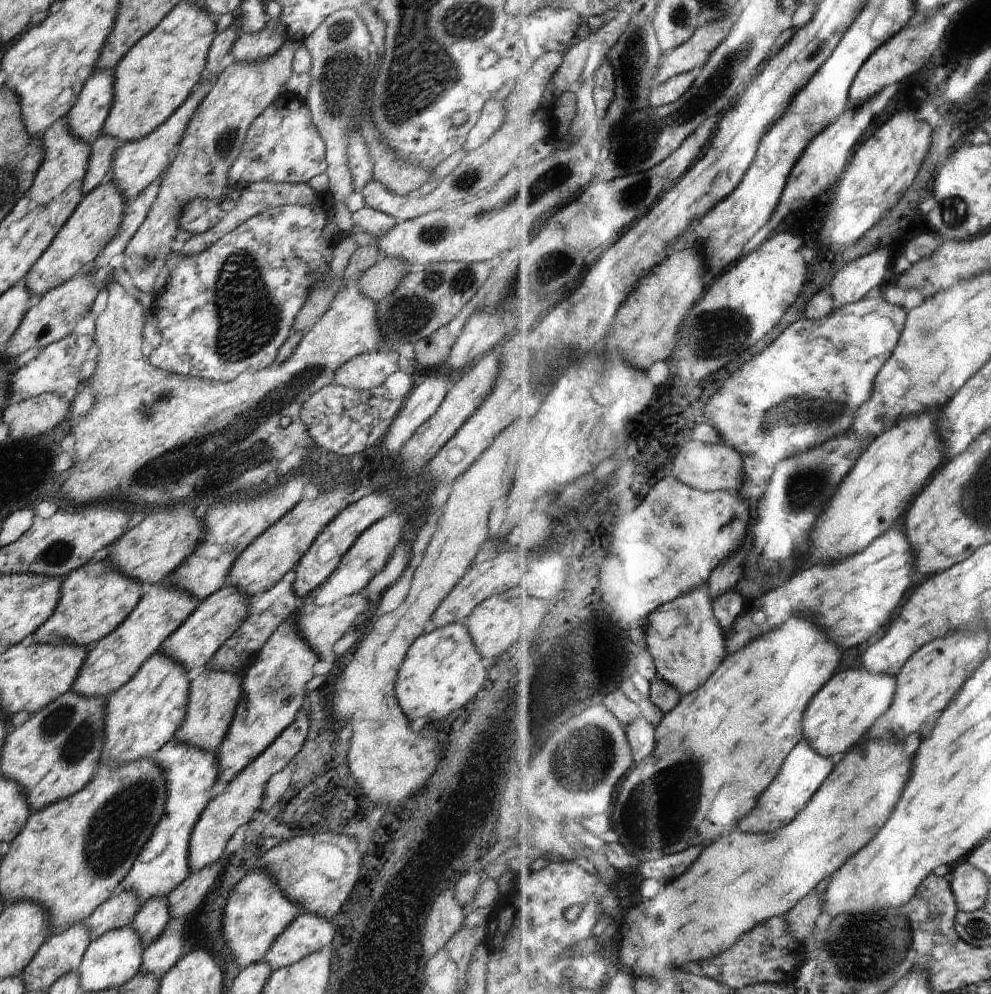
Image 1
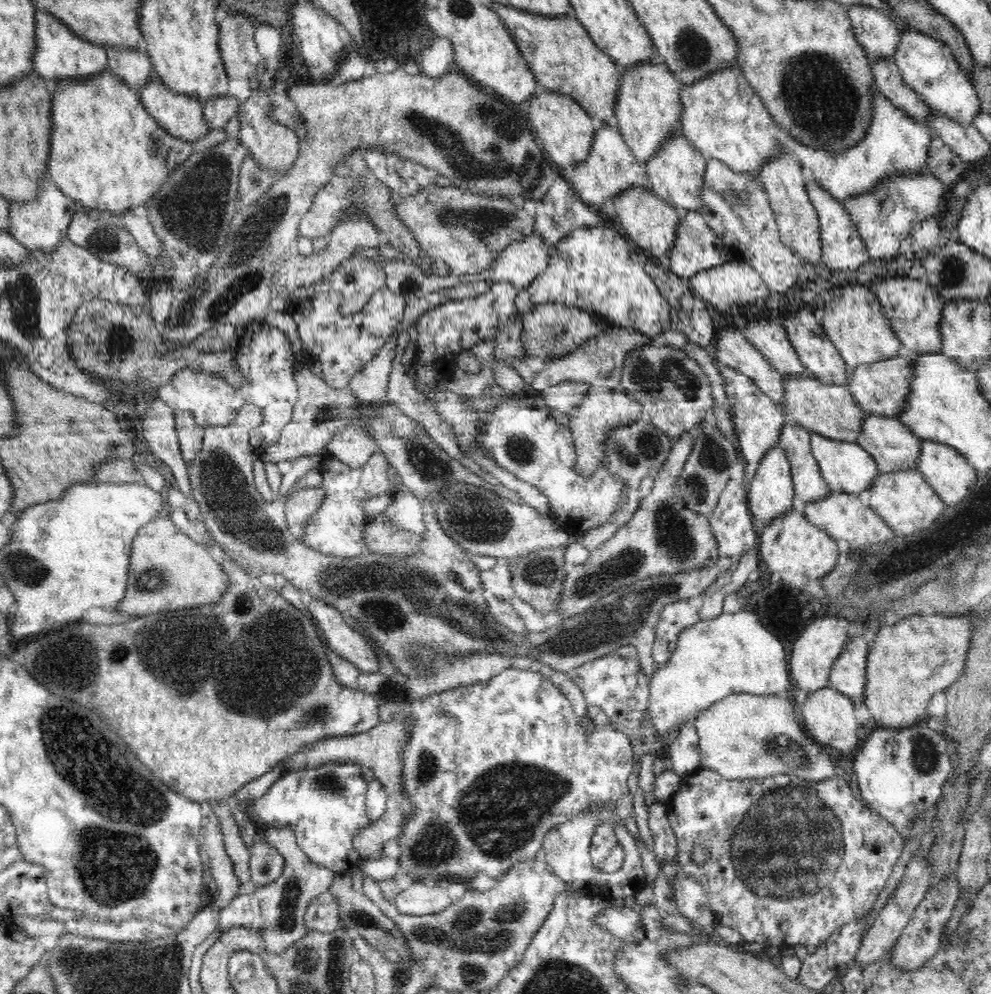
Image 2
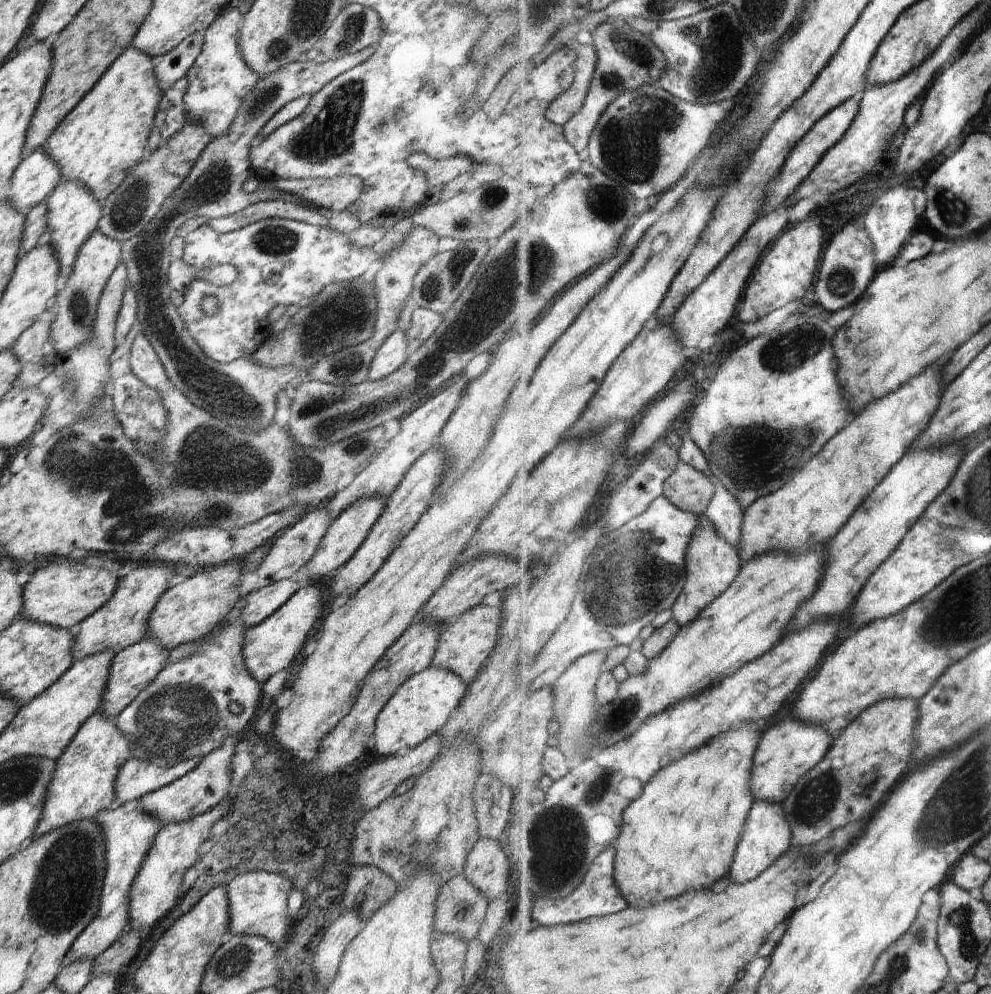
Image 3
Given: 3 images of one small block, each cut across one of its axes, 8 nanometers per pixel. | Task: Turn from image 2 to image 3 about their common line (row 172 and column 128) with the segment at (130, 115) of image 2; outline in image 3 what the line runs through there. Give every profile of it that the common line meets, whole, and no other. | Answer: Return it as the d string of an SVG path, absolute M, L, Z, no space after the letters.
M130 46L116 59L84 98L69 112L43 144L43 152L60 169L64 181L82 183L101 202L118 188L128 171L144 156L144 144L155 126L156 109L162 96L154 76L156 59Z

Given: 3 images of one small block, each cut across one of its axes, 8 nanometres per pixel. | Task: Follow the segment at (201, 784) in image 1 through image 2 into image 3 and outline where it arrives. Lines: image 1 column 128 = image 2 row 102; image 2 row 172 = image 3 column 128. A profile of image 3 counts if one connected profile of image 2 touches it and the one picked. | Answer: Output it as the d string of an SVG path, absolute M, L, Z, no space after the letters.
M129 802L115 810L106 809L97 812L94 818L106 837L104 839L106 868L99 909L96 916L68 949L66 956L62 959L64 967L82 959L94 960L100 956L100 953L110 948L128 929L128 893L132 881L146 856L147 850L152 846L156 834L162 828L160 821L140 810L137 802Z

